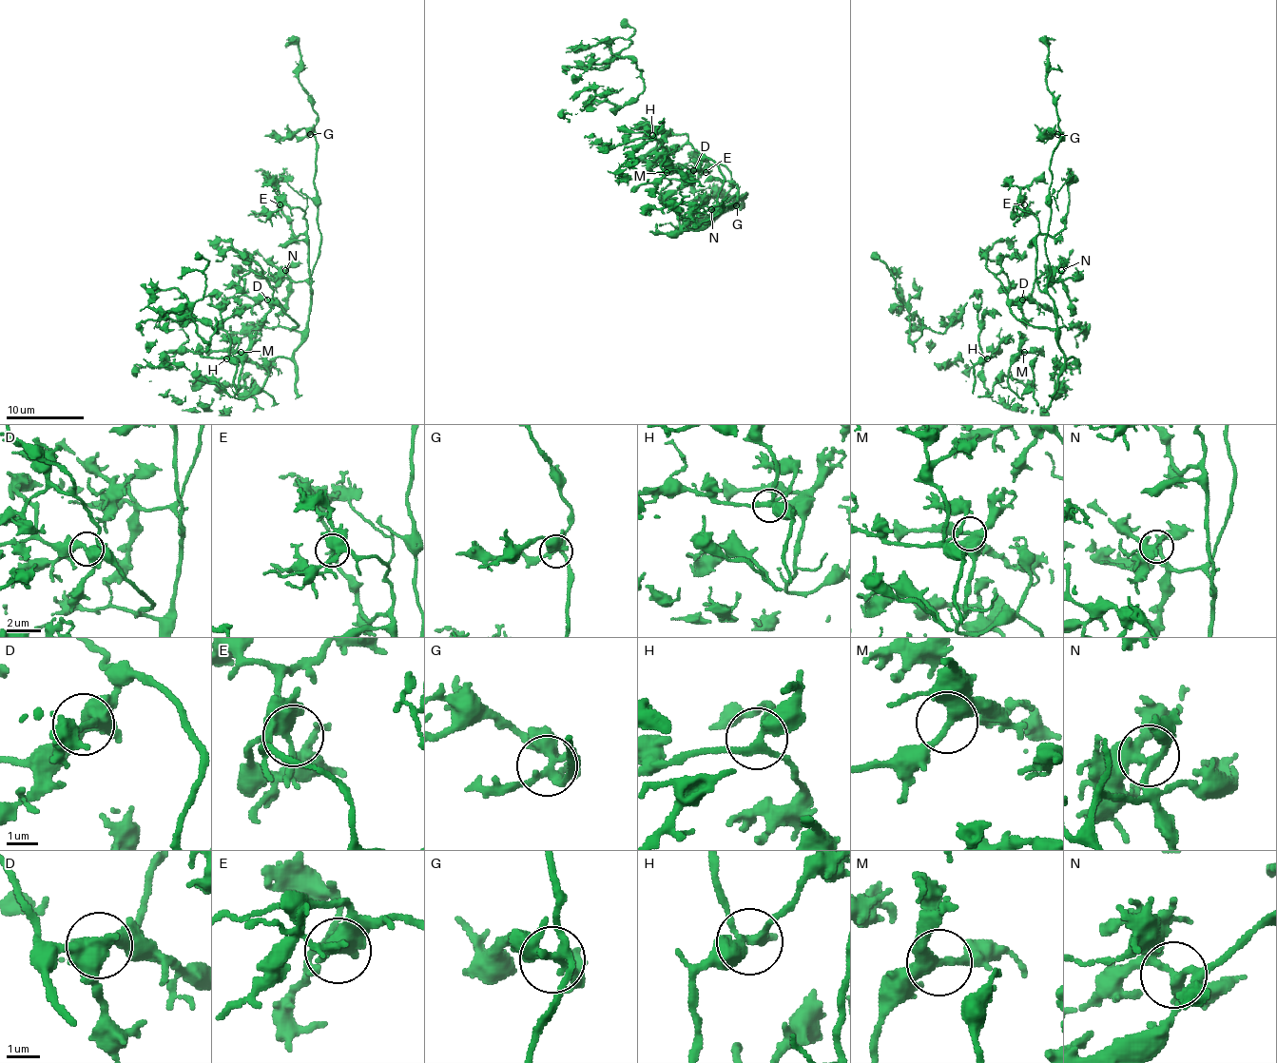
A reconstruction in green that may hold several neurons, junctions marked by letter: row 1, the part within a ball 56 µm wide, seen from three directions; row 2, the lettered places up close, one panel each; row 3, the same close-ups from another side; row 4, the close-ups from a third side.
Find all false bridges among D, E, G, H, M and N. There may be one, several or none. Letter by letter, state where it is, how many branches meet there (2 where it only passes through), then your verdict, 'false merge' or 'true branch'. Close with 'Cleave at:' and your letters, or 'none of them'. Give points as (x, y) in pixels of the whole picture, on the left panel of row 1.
D: place (267, 299); branches 3; true branch
E: place (280, 204); branches 4; true branch
G: place (310, 134); branches 4; true branch
H: place (226, 358); branches 4; true branch
M: place (241, 352); branches 3; true branch
N: place (285, 270); branches 5; true branch
Cleave at: none of them

